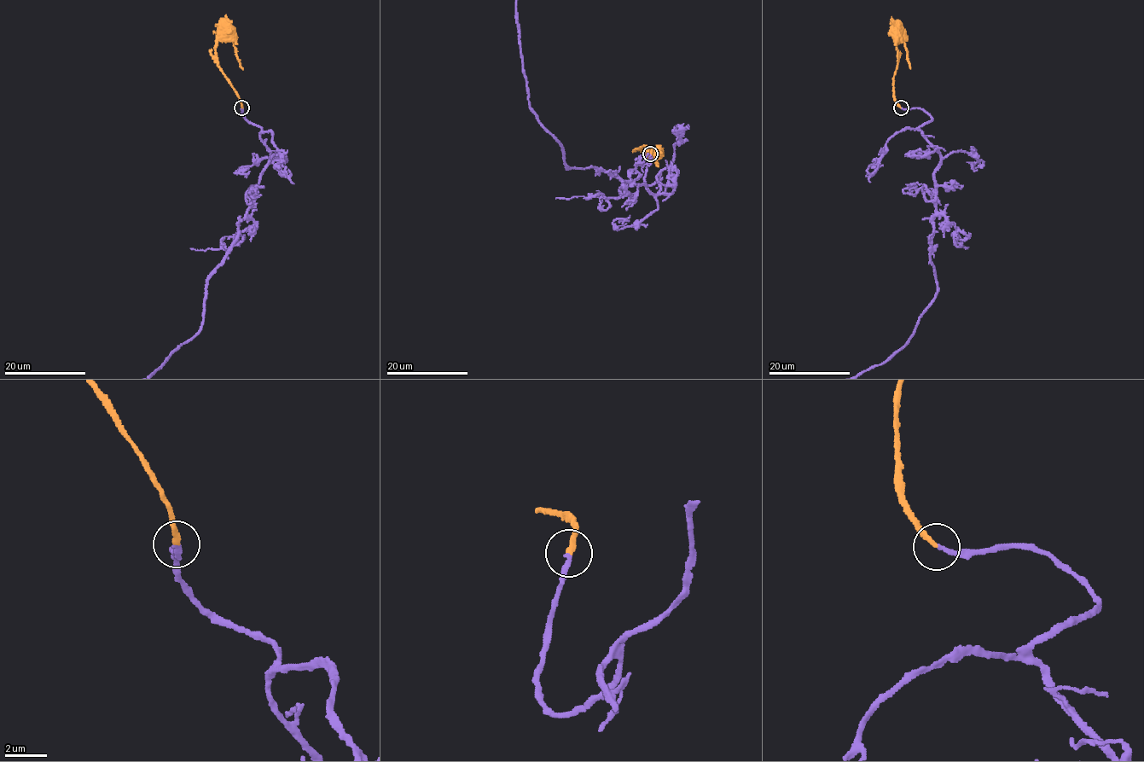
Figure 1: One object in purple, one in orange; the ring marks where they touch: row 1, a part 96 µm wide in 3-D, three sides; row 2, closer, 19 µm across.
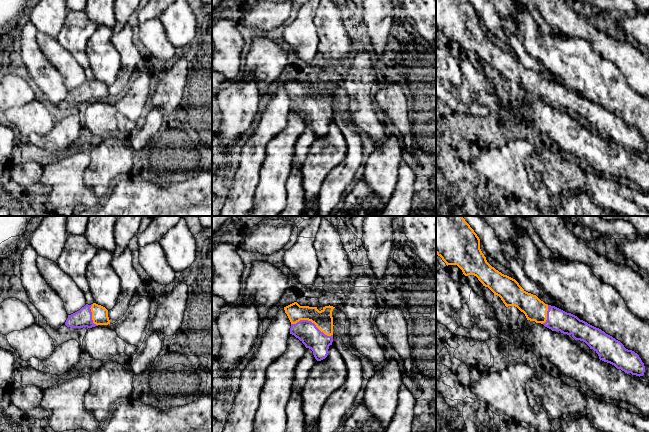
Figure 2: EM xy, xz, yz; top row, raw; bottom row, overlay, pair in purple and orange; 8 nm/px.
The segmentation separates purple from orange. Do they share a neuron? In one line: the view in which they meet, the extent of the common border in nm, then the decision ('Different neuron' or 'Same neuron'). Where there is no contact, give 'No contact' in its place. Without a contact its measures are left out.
Touches purple in xz. Shared border 340 nm. Same neuron

